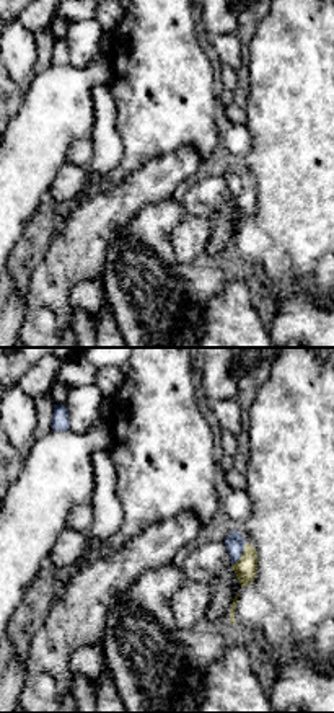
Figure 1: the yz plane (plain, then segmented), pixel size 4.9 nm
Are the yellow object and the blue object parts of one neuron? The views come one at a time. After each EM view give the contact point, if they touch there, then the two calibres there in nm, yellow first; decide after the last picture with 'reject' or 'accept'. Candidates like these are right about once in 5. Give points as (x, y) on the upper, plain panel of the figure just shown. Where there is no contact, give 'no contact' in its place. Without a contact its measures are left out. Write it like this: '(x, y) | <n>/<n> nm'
(241, 190) | 110/90 nm

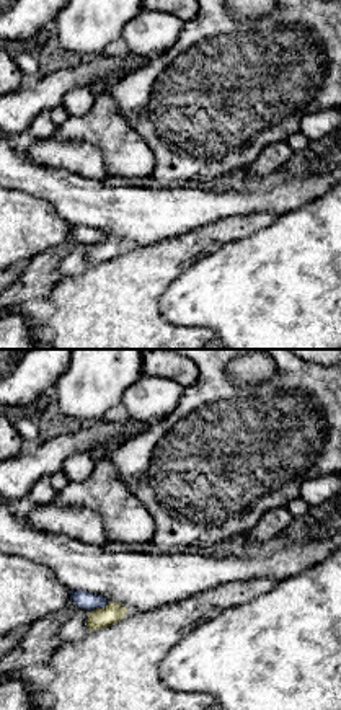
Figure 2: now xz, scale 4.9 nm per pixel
(100, 244) | 100/90 nm

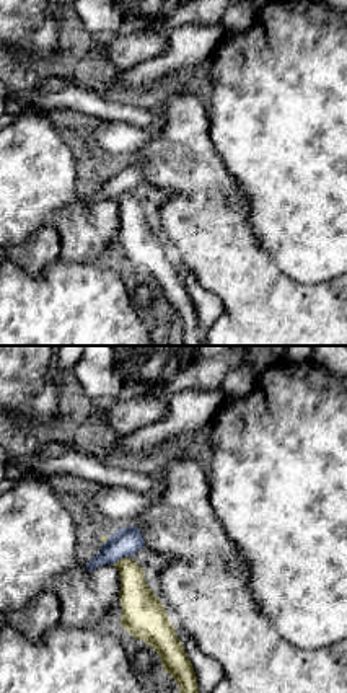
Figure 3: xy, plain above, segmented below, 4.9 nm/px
(122, 193) | 180/140 nm

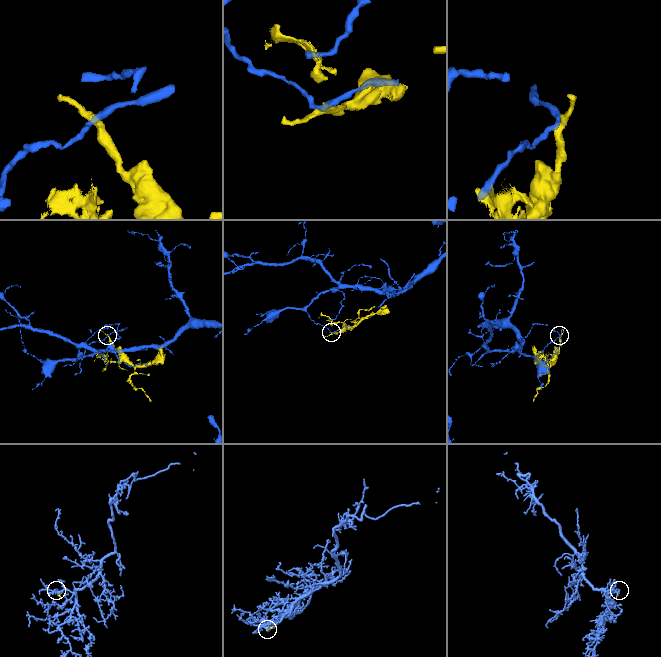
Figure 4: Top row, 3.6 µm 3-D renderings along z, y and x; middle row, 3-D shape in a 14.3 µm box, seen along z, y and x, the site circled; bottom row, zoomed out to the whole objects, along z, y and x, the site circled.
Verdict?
reject

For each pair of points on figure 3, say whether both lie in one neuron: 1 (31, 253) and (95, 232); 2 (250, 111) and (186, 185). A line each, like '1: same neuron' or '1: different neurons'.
1: same neuron
2: different neurons

